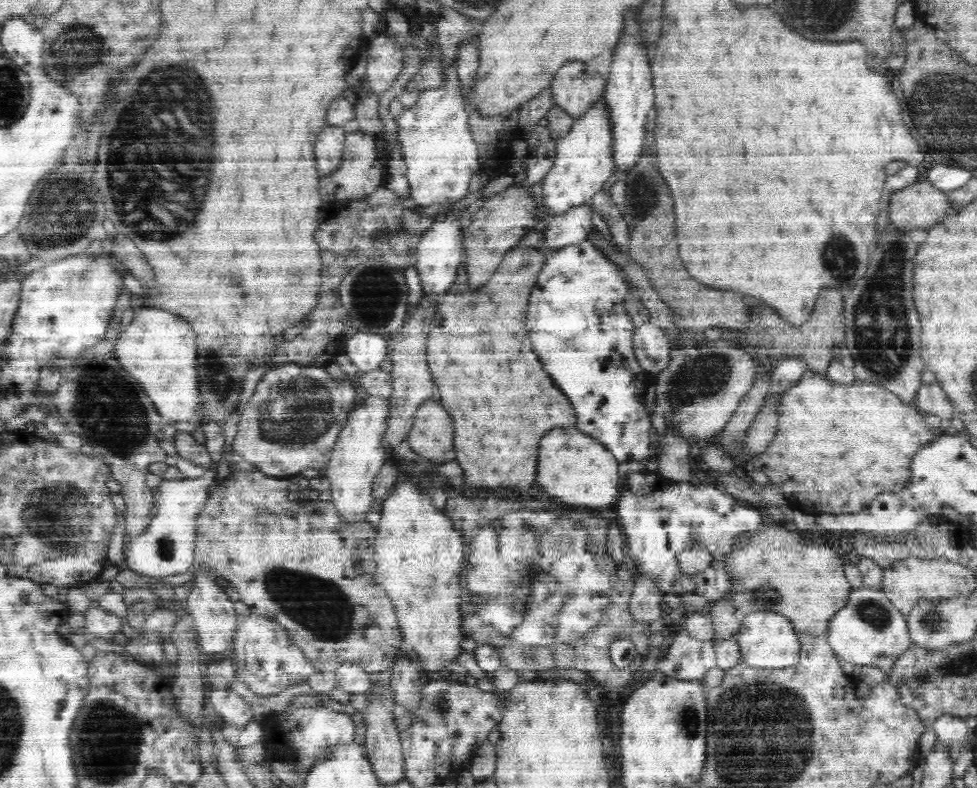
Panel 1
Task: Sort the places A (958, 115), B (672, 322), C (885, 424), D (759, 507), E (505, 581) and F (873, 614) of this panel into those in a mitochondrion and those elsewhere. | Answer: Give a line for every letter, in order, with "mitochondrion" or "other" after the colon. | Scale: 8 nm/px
A: mitochondrion
B: other
C: other
D: other
E: mitochondrion
F: mitochondrion

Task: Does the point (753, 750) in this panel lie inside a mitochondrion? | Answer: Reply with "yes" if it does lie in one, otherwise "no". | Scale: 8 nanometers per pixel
yes

